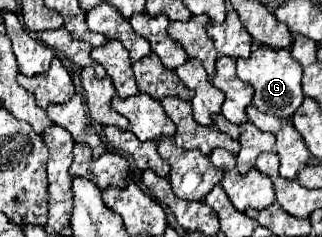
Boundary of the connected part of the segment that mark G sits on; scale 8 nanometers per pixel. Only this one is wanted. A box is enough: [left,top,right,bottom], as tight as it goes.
[237,42,303,118]

